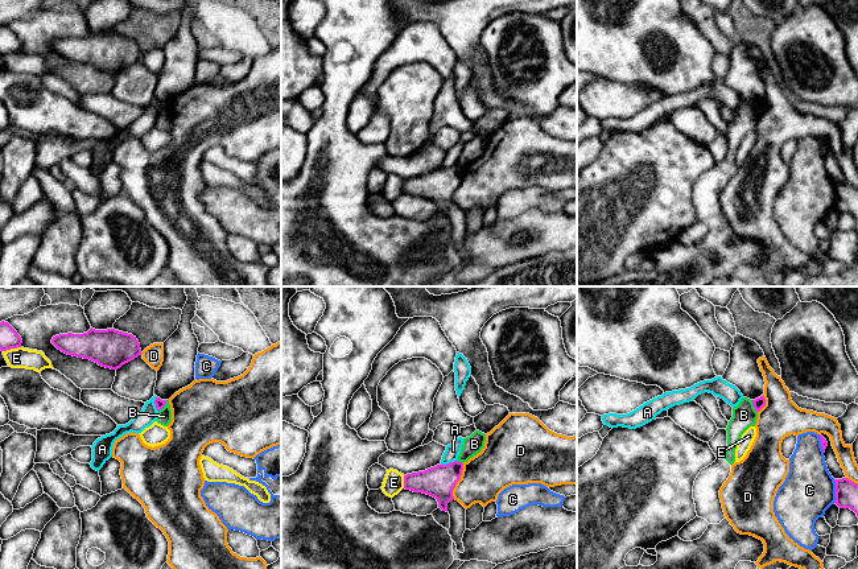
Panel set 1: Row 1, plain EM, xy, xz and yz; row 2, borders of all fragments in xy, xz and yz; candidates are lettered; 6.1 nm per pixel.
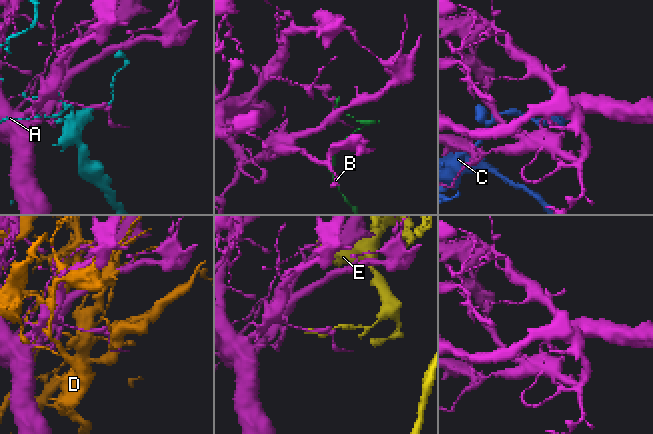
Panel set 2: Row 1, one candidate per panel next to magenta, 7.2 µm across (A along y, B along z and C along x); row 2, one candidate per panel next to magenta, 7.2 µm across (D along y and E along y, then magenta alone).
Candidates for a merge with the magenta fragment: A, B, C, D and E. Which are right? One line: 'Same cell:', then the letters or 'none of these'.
Same cell: none of these

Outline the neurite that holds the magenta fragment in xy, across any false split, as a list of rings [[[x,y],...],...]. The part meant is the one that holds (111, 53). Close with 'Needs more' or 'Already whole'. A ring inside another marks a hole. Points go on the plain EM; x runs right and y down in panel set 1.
[[[91,32],[83,38],[59,38],[53,41],[51,48],[67,59],[90,63],[111,74],[117,74],[143,58],[136,41],[115,33]]]. Already whole

